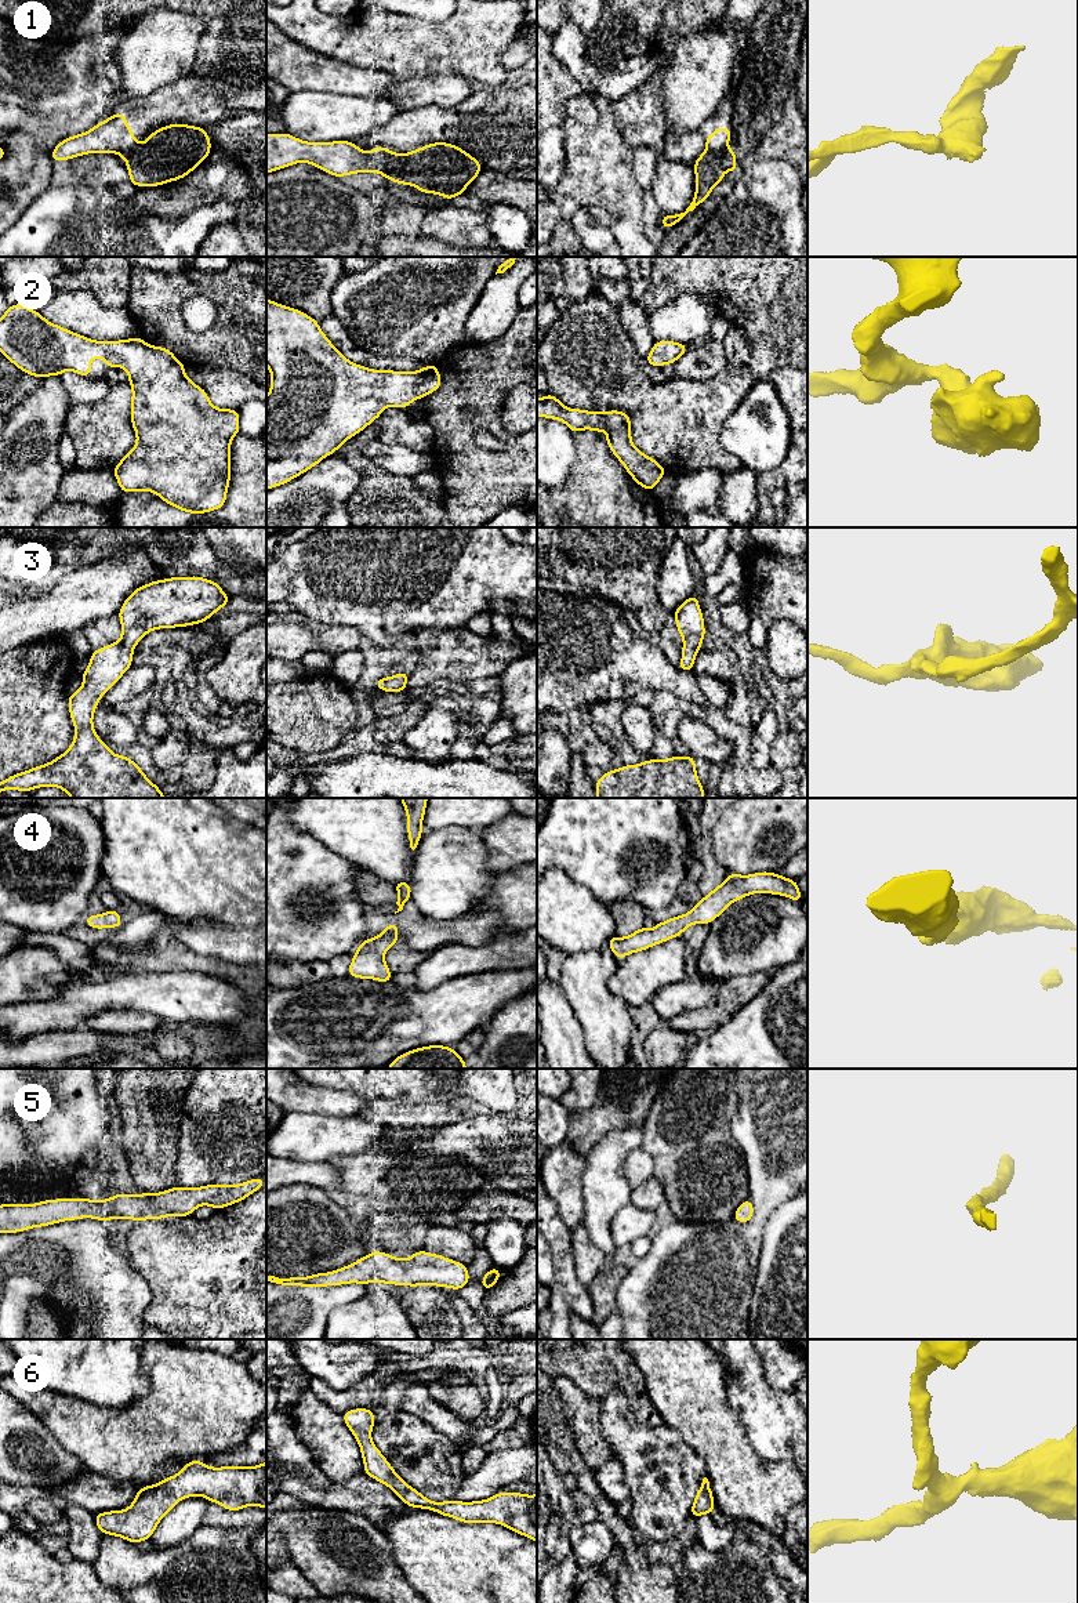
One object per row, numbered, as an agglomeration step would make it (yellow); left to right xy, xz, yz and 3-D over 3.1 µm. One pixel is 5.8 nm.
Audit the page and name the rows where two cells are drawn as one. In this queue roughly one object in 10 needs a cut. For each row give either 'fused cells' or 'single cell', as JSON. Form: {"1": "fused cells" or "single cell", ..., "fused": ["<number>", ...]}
{"1": "fused cells", "2": "single cell", "3": "single cell", "4": "single cell", "5": "single cell", "6": "single cell", "fused": ["1"]}

